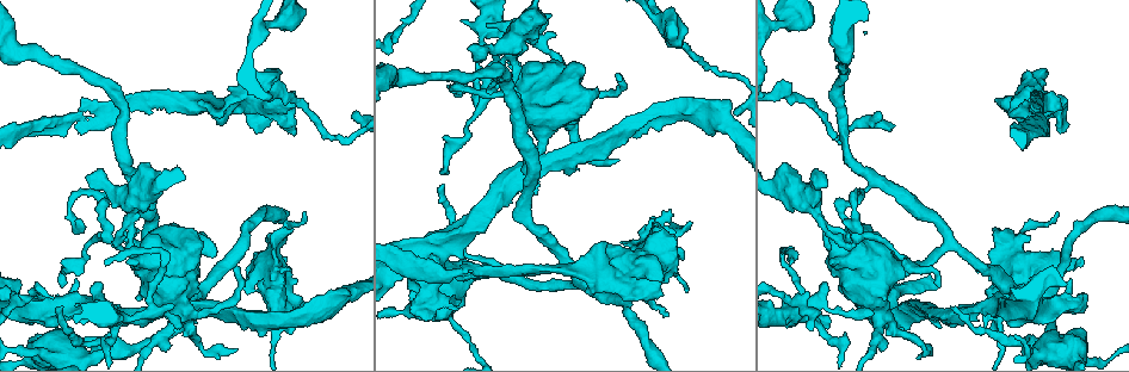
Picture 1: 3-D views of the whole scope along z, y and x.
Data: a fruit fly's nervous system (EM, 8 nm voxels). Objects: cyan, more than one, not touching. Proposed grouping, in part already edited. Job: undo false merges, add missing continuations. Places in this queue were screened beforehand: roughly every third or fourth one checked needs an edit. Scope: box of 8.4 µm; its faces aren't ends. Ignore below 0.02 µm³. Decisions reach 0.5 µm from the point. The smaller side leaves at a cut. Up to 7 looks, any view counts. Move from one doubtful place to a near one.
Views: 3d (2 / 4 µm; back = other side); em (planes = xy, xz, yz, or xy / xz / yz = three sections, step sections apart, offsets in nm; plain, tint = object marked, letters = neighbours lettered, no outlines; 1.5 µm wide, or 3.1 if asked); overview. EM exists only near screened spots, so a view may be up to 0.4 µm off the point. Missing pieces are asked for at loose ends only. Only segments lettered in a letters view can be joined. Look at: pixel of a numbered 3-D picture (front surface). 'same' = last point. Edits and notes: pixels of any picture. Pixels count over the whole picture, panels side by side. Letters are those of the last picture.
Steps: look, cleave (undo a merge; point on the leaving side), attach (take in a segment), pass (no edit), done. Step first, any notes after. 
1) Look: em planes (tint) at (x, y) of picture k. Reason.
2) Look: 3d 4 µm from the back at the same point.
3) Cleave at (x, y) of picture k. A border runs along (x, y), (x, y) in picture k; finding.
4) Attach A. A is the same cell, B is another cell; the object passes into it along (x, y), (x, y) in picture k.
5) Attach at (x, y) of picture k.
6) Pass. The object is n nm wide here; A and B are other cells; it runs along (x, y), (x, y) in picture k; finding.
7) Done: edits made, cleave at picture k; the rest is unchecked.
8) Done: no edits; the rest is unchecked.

Look: em planes (letters) at (500, 92) of picture 1. Closes a loop.

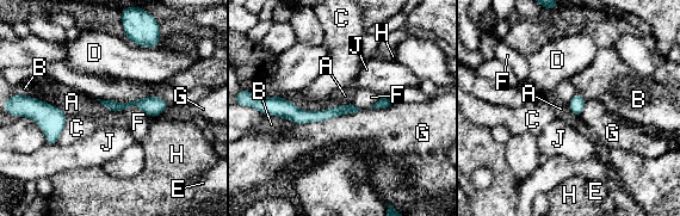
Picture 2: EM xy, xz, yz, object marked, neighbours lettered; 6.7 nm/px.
Pass. The object is 80 nm wide here; A, B, C, D, E, F, G, H and J are other cells; a border runs along (271, 96), (304, 110), (351, 104) in picture 2; one neuron here.

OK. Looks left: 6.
Look: em planes (plain) at (198, 244) of picture 1. An open end.

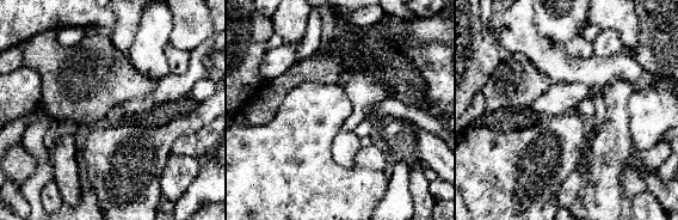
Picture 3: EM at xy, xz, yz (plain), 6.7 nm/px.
Look: em planes (letters) at the same point. See the neighbours.

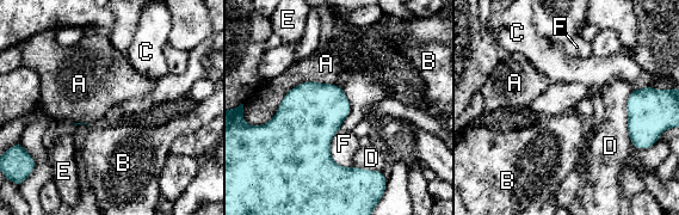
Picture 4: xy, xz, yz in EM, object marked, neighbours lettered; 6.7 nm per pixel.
Pass. A, B, C, D, E and F are other cells; a border runs along (340, 128), (331, 158), (350, 169) in picture 4; no lettered segment goes on from it.

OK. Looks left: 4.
Look: em xy step 8 (tint) at (260, 131) of picture 1. Free end.

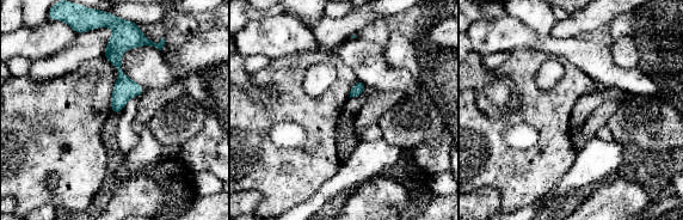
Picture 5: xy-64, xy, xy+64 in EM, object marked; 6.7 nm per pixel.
Look: em planes (tint) at the same point.

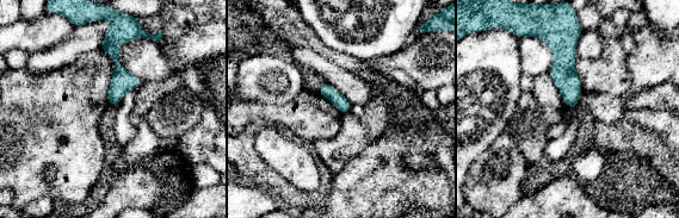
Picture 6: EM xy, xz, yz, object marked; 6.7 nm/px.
Look: em planes (letters) at the same point. See the neighbours.

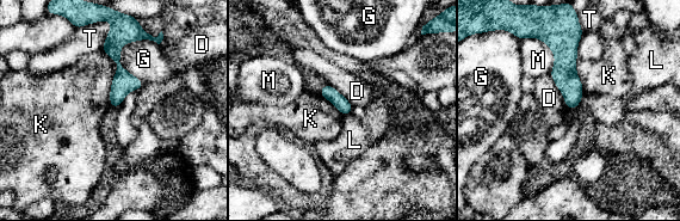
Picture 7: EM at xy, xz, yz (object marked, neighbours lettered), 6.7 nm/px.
Pass. D, G, K, L, M and T are other cells; a border runs along (102, 49), (116, 65), (110, 106) in picture 7; none of them fits.

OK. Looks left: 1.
Done: no edits; the rest is unchecked.

